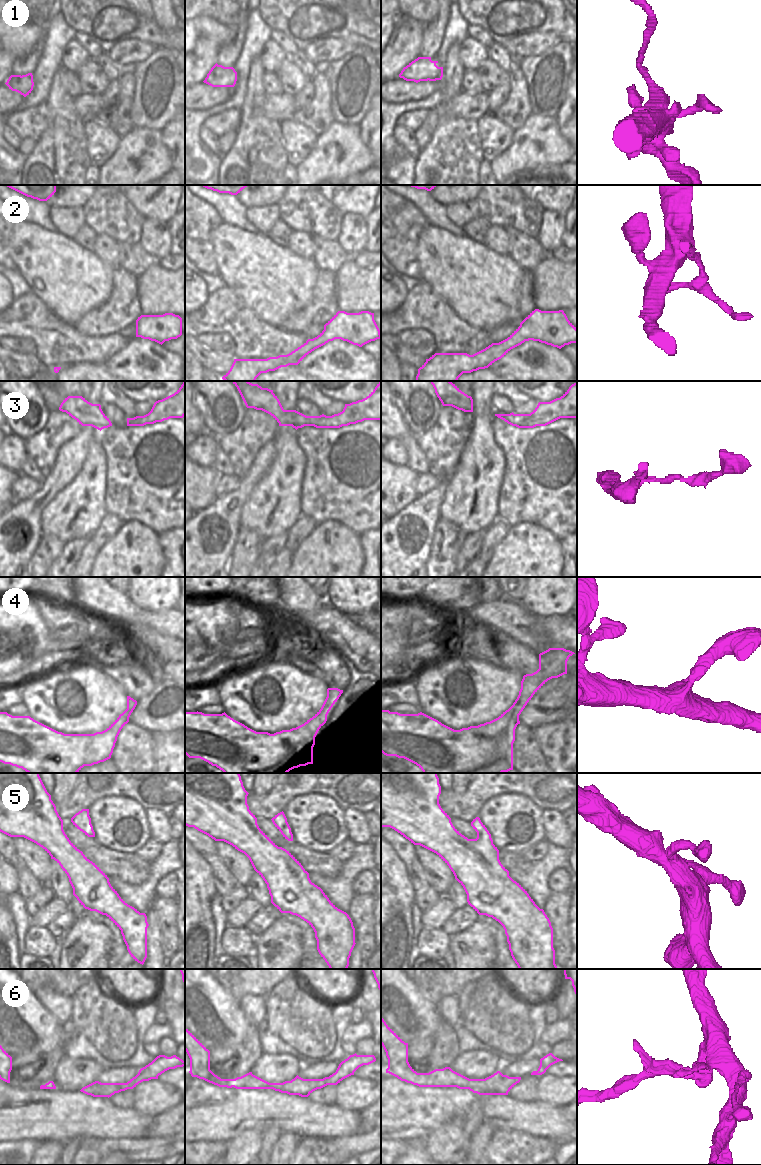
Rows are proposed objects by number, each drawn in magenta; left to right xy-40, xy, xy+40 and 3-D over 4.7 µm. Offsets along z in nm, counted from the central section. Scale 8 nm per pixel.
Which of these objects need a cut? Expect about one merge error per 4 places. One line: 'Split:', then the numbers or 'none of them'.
Split: 1.

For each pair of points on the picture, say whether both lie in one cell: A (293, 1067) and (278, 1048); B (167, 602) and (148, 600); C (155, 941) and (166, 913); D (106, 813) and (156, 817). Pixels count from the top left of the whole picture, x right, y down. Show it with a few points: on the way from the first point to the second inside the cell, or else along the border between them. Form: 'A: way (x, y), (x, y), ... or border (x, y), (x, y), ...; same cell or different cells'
A: border (262, 1052), (269, 1054), (288, 1053), (301, 1065); different cells
B: way (162, 599), (153, 599); same cell
C: border (152, 909), (158, 922), (160, 947), (163, 952); different cells
D: border (144, 809), (151, 836); different cells

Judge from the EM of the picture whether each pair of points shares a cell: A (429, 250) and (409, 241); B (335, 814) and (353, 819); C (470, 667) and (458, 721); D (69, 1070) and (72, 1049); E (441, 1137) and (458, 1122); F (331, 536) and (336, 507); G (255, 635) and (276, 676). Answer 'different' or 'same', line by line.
A: different
B: different
C: same
D: different
E: same
F: different
G: different

